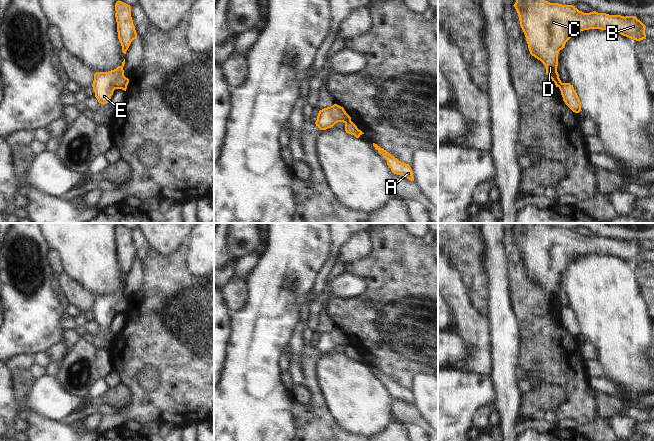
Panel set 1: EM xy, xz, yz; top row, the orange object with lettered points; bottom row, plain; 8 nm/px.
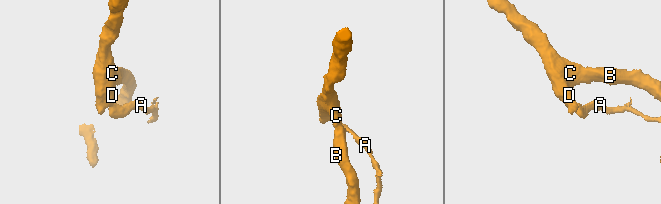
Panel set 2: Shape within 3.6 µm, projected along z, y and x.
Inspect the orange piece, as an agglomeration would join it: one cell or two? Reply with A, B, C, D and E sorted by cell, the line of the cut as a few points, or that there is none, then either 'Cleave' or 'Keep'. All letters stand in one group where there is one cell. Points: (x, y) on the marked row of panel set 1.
Groups: A / B C D E. Split along xz (350, 119), (345, 123). Cleave.

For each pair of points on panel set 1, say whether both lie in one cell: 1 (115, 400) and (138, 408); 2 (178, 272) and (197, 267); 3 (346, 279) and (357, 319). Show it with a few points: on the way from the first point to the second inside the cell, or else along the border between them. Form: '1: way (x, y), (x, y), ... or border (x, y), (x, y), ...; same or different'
1: border (122, 383), (128, 388), (131, 399), (117, 409); different
2: border (188, 246), (187, 268), (193, 275); different
3: border (365, 280), (363, 292), (350, 298), (332, 298); different

